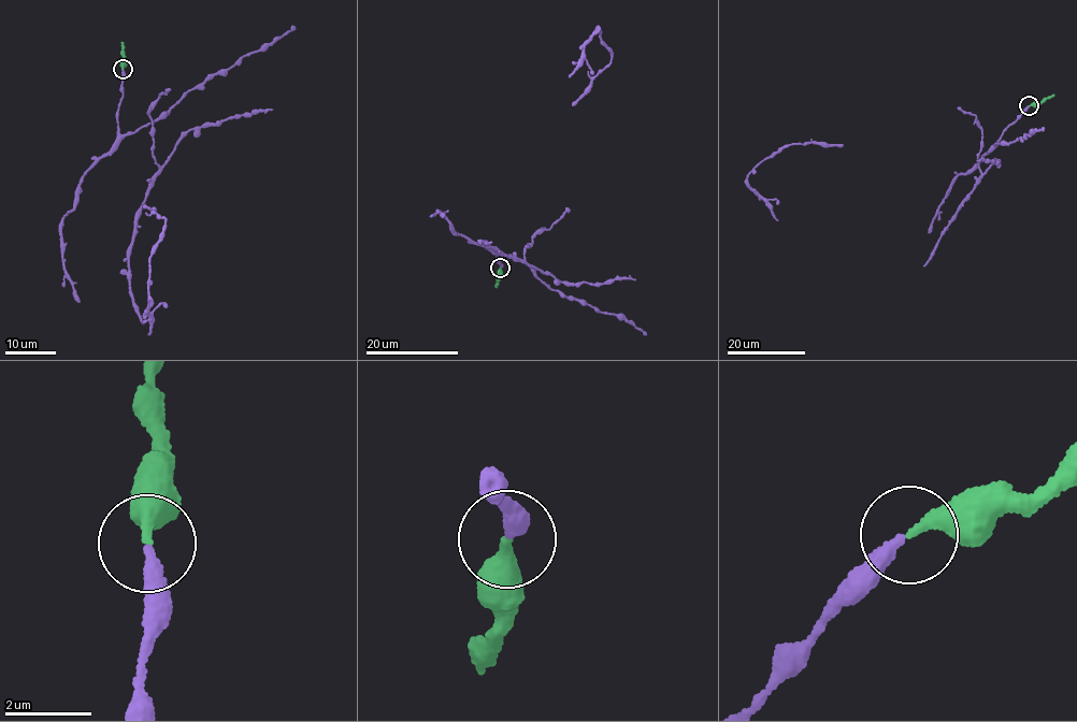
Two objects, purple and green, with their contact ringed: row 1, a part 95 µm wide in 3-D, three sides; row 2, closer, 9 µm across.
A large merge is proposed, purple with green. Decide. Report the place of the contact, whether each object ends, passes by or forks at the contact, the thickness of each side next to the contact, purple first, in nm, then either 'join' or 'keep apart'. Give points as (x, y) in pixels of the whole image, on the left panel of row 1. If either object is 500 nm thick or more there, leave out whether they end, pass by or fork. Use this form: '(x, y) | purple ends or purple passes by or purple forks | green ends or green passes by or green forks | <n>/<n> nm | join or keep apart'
(123, 69) | purple ends | green ends | 300/280 nm | join

